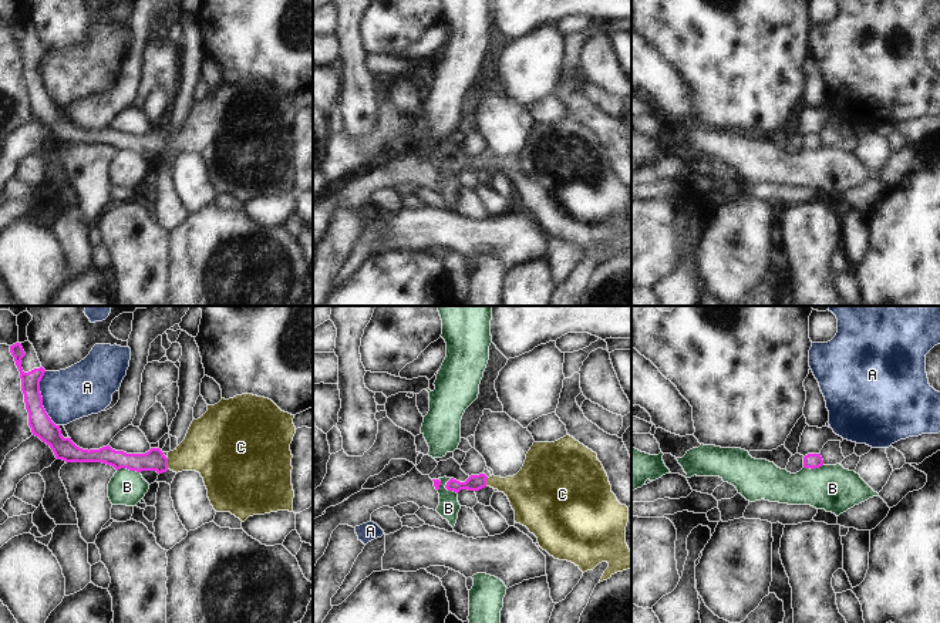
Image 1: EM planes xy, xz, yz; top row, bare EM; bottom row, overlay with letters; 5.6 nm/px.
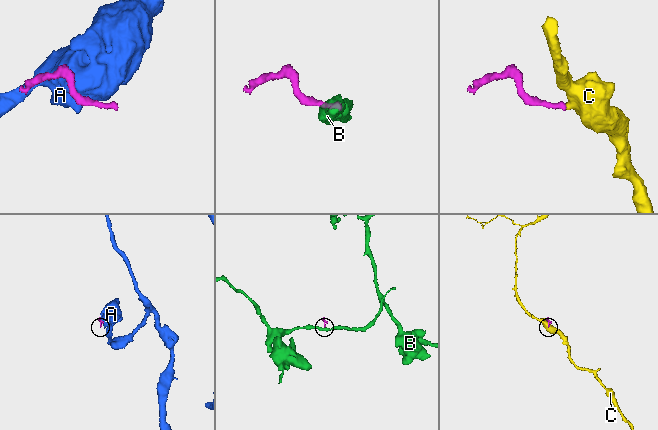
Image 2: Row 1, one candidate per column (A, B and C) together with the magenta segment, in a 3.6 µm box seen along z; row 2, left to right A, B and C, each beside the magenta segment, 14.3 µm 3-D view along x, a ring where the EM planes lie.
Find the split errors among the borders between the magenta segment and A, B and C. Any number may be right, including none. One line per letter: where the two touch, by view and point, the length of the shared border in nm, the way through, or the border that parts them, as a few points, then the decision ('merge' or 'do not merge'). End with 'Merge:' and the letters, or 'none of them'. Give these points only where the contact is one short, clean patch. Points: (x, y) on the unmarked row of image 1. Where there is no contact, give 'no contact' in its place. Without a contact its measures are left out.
A: contact xy (41, 81); length 320 nm; border xy (44, 53), (40, 61), (41, 87), (47, 97), (59, 107); do not merge
B: contact xy (128, 150); length 140 nm; border xy (117, 151), (127, 150), (140, 154); do not merge
C: contact xy (167, 144); length 70 nm; merge
Merge: C

